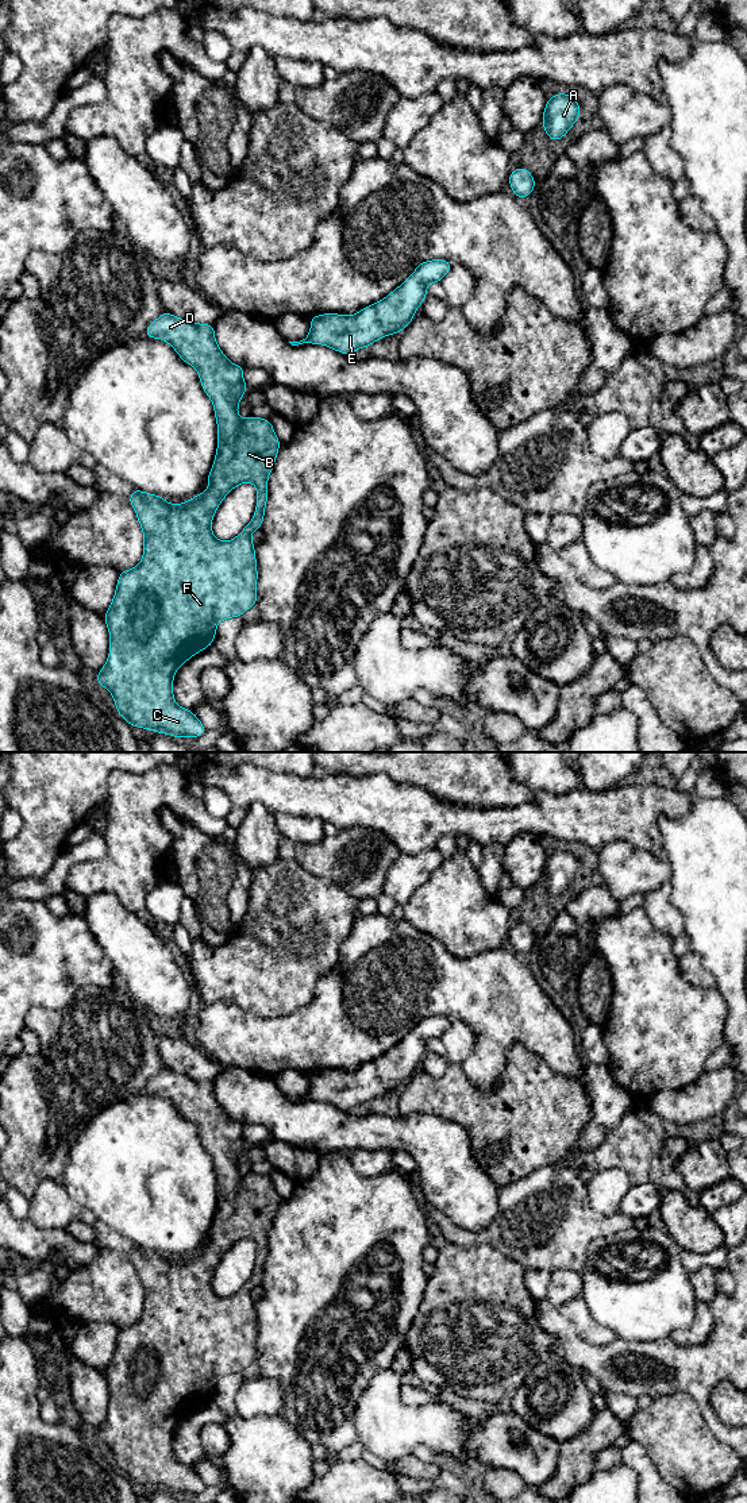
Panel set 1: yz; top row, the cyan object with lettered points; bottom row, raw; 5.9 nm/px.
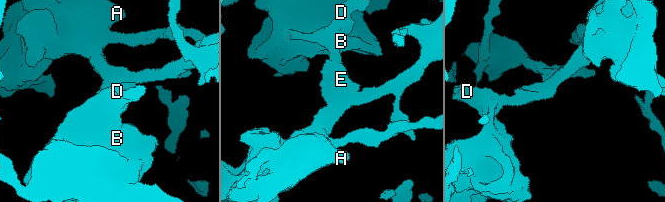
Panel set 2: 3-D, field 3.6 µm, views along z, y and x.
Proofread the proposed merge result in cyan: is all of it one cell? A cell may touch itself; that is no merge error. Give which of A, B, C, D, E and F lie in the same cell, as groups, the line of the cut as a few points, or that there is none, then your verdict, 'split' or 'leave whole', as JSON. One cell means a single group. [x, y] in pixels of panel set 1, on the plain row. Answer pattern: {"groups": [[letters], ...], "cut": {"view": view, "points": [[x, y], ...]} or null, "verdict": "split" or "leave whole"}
{"groups": [["A", "B", "C", "D", "E", "F"]], "cut": null, "verdict": "leave whole"}

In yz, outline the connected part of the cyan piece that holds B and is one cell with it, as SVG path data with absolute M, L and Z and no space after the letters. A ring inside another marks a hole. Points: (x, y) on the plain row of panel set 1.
M163 1068L149 1080L145 1091L151 1095L165 1097L185 1119L197 1126L200 1140L213 1159L217 1179L217 1206L207 1236L209 1244L185 1260L169 1260L161 1252L138 1245L128 1253L143 1287L143 1313L136 1323L120 1329L113 1356L109 1365L104 1369L111 1392L109 1413L96 1434L97 1441L109 1446L118 1469L130 1481L153 1485L157 1489L166 1489L180 1495L184 1492L196 1495L207 1485L193 1468L176 1460L173 1435L181 1421L213 1399L216 1383L222 1376L240 1373L249 1364L257 1361L258 1327L251 1291L263 1279L267 1259L267 1234L273 1226L281 1199L267 1175L254 1172L240 1175L238 1172L240 1153L247 1148L246 1138L243 1137L244 1124L226 1114L216 1099L213 1082L197 1080ZM243 1238L251 1238L257 1244L254 1273L236 1294L222 1298L215 1294L211 1286L213 1271L224 1253Z

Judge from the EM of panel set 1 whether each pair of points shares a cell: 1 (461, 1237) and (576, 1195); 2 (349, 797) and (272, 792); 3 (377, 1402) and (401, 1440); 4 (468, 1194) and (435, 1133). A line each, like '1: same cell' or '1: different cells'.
1: same cell
2: same cell
3: same cell
4: same cell

